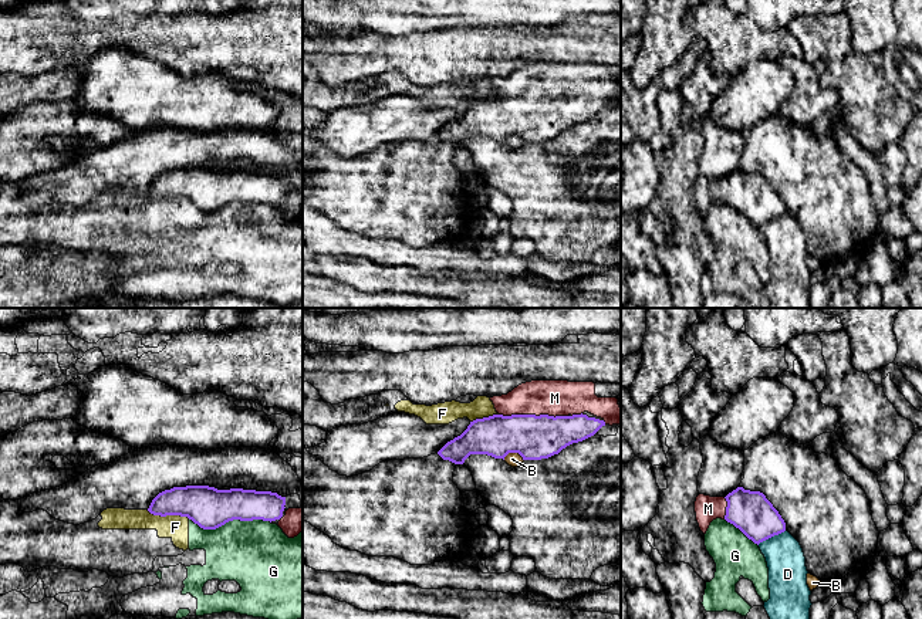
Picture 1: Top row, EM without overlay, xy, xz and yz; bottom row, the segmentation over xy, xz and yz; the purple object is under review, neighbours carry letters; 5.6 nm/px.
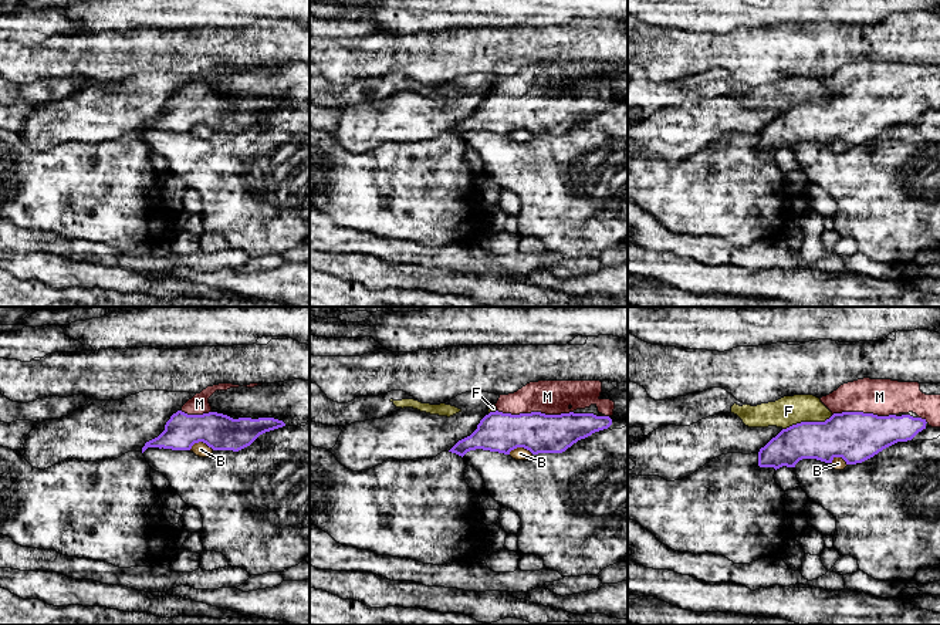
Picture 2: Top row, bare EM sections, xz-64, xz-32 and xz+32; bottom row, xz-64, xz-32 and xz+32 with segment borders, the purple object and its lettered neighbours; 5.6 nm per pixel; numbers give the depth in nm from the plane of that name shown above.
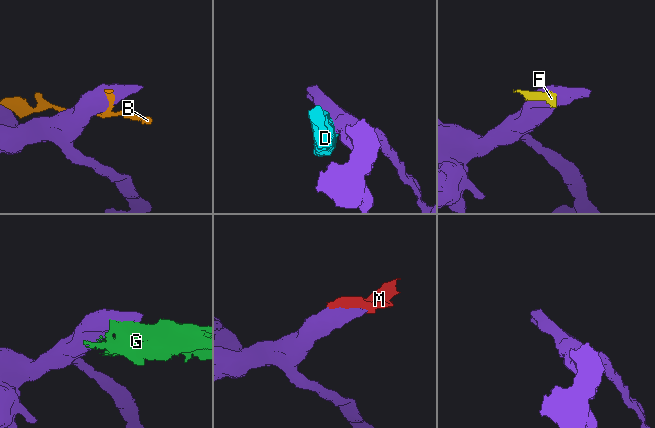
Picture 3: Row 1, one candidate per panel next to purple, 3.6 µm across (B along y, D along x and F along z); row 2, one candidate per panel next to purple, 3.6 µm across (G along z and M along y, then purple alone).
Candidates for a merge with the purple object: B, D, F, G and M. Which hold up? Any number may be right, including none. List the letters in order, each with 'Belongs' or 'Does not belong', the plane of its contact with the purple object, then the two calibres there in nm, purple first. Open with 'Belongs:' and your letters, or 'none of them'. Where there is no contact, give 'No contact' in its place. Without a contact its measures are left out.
Belongs: M
B: Does not belong. Touches purple in xz. Thickness 260 nm (purple) against 80 nm
D: Does not belong. Touches purple in yz. Thickness 240 nm (purple) against 220 nm
F: Does not belong. Touches purple in xy. Thickness 240 nm (purple) against 140 nm
G: Does not belong. Touches purple in xy. Thickness 240 nm (purple) against 380 nm
M: Belongs. Touches purple in xz. Thickness 260 nm (purple) against 200 nm

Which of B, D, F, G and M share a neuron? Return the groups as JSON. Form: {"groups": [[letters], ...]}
{"groups": [["B"], ["D"], ["F", "G"], ["M"]]}

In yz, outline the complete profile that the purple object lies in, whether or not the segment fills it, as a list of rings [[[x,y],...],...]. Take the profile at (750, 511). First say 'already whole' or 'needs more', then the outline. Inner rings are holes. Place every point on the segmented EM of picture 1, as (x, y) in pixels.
needs more | [[[737,487],[726,497],[699,494],[695,501],[695,513],[703,534],[713,520],[722,518],[757,545],[786,531],[784,520],[766,495],[743,487]]]

